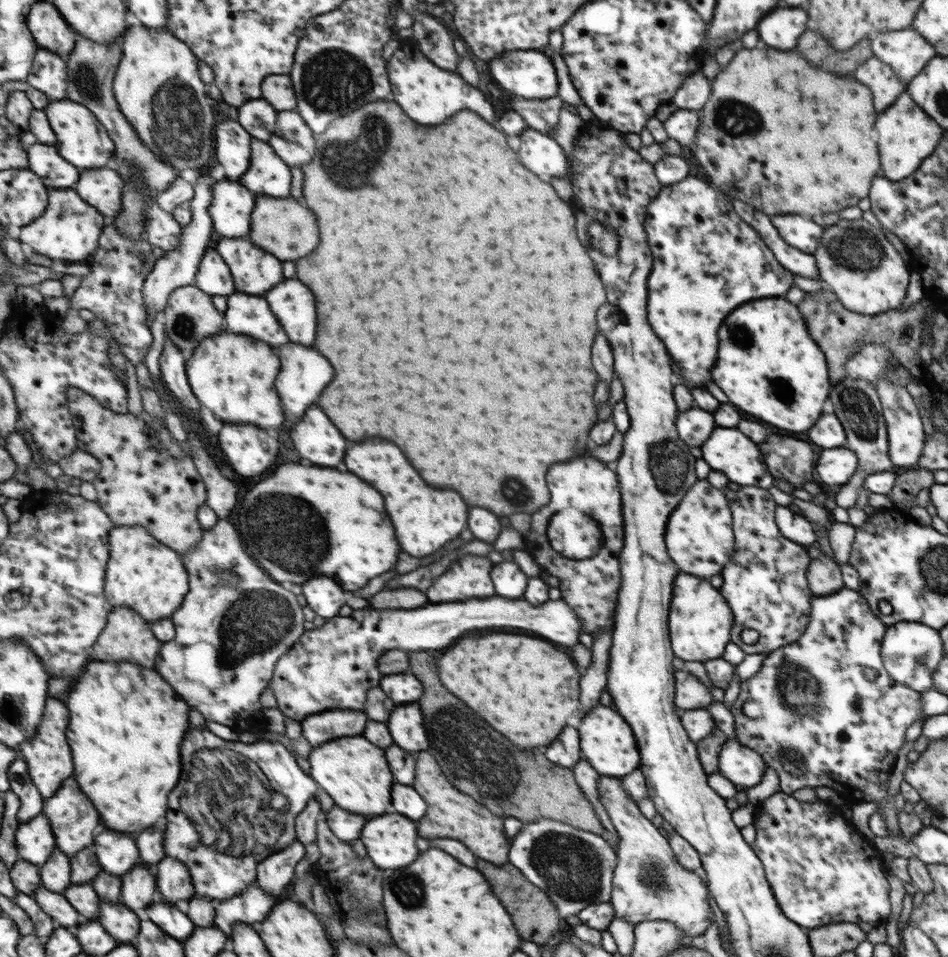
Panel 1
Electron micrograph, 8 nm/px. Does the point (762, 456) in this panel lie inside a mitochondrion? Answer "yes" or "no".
no

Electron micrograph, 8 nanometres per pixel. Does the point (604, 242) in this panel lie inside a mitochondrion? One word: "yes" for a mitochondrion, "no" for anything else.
yes

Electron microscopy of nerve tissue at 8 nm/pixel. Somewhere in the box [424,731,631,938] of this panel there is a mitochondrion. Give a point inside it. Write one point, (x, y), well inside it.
(571, 867)

